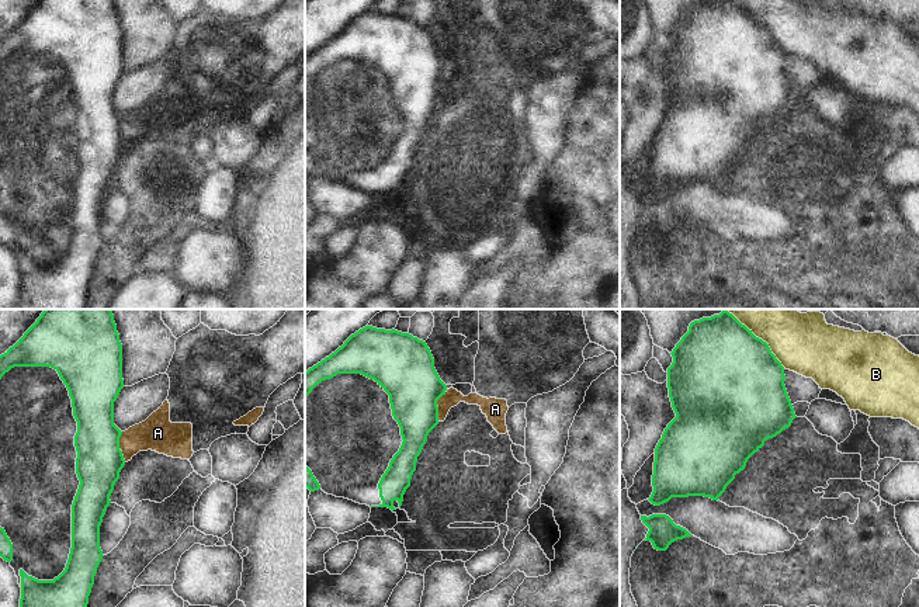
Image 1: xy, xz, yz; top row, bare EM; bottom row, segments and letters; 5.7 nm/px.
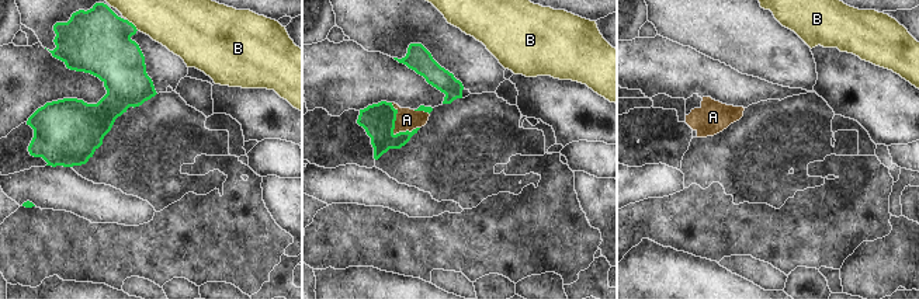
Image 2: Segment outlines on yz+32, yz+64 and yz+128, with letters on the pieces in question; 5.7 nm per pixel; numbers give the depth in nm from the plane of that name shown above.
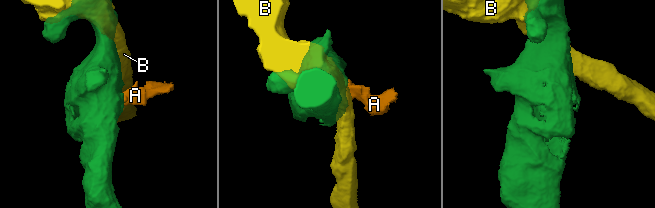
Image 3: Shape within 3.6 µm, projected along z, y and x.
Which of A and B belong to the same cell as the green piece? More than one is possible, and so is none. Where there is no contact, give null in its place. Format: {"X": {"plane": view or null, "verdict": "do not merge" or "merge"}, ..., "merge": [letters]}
{"A": {"plane": "xy", "verdict": "do not merge"}, "B": {"plane": "yz", "verdict": "do not merge"}, "merge": []}

